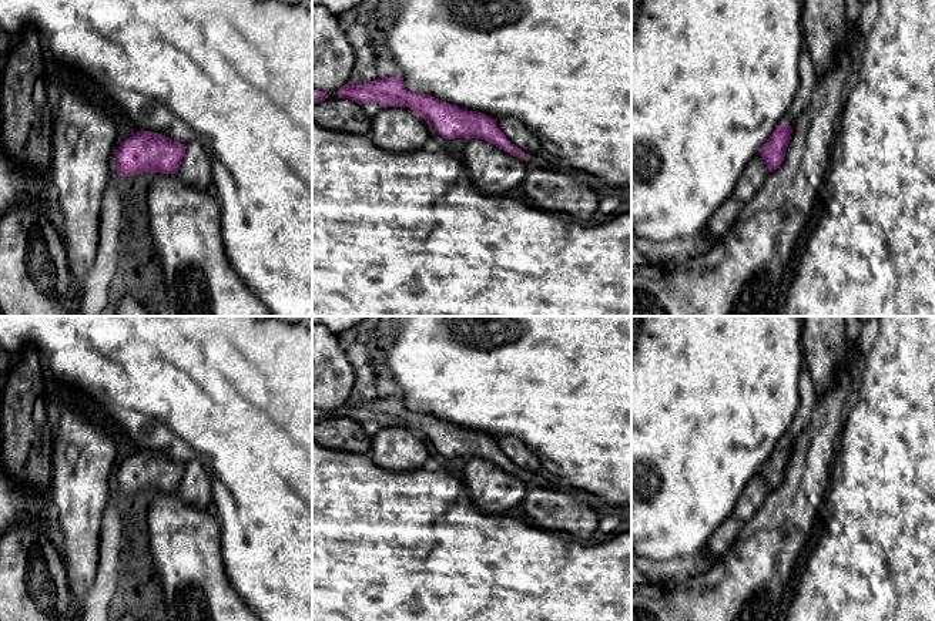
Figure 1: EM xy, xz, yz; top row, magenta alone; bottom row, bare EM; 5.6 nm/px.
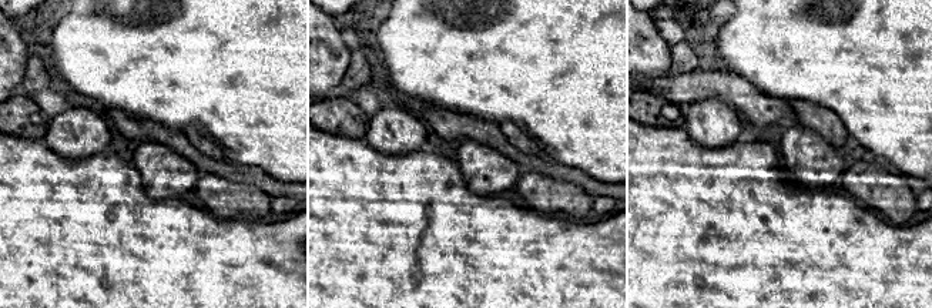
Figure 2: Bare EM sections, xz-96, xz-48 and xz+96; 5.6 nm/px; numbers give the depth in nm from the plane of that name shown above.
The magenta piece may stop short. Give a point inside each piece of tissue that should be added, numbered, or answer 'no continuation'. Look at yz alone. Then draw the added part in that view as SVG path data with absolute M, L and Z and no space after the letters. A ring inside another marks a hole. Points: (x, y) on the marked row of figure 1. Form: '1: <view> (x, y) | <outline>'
1: yz (788, 118) | M785 113L781 120L777 122L775 127L778 127L780 124L788 124L788 125L794 125L795 117L791 113Z

